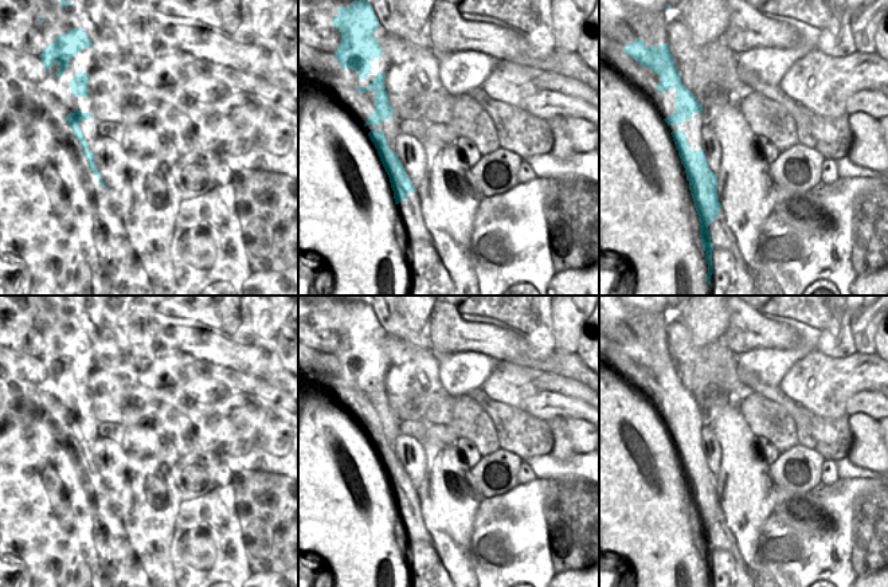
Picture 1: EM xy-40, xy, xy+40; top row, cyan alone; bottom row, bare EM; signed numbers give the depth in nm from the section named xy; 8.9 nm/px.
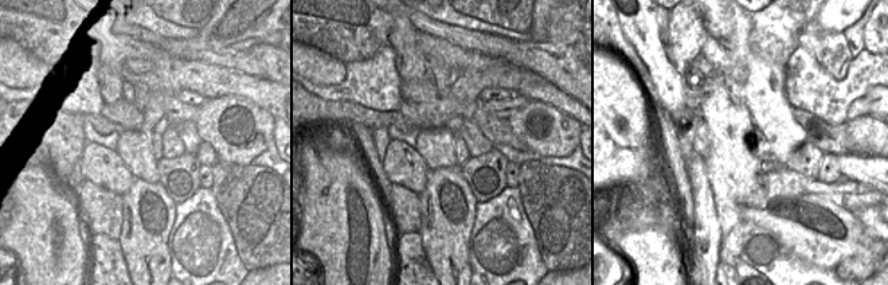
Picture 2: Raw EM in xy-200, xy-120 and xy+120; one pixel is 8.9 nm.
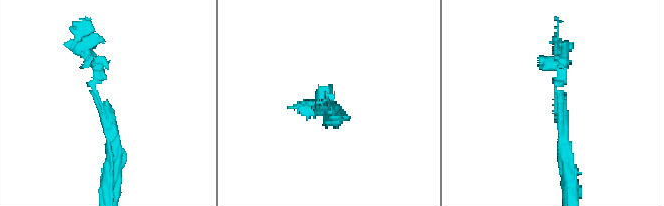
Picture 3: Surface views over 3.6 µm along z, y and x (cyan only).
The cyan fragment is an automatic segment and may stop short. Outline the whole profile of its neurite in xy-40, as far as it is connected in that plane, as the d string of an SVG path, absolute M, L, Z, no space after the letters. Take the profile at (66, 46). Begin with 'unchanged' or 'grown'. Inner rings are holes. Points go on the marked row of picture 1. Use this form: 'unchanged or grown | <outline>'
unchanged | M71 28L67 34L55 36L55 42L47 44L39 58L46 70L52 69L52 64L56 63L60 69L55 74L60 78L64 70L70 67L69 59L73 59L86 47L93 48L87 34L82 28Z

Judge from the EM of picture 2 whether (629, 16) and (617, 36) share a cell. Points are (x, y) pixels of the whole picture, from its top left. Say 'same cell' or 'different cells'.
different cells

